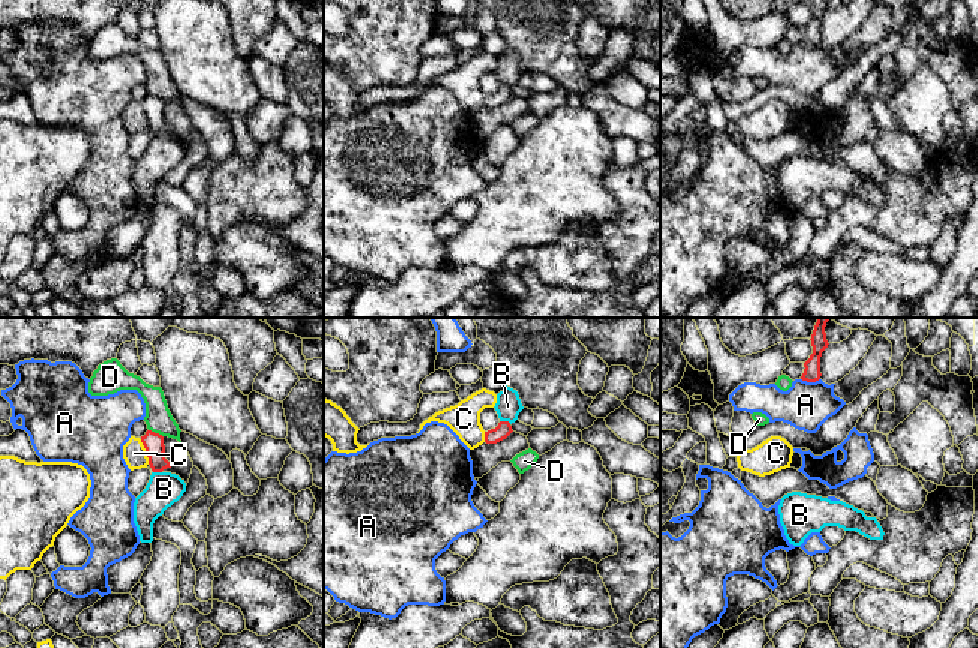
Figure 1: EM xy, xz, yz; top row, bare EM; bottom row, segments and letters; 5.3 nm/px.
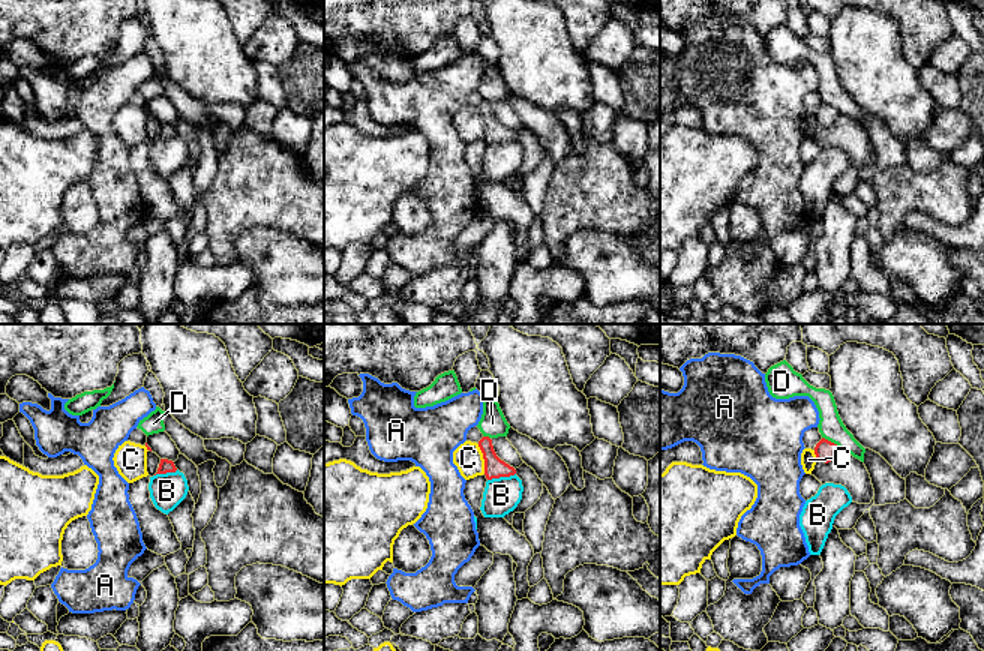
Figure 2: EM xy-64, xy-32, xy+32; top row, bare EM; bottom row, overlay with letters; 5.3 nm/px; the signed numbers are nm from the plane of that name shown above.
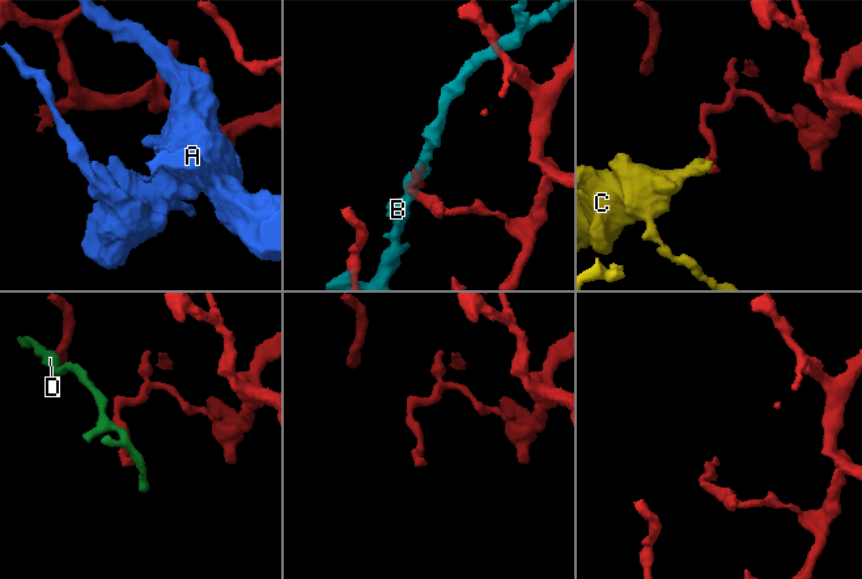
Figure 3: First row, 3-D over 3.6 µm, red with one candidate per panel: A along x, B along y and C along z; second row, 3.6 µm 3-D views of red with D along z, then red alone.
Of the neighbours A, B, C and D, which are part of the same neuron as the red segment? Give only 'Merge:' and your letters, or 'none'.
Merge: none

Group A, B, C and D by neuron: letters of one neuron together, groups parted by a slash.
A / B / C / D

